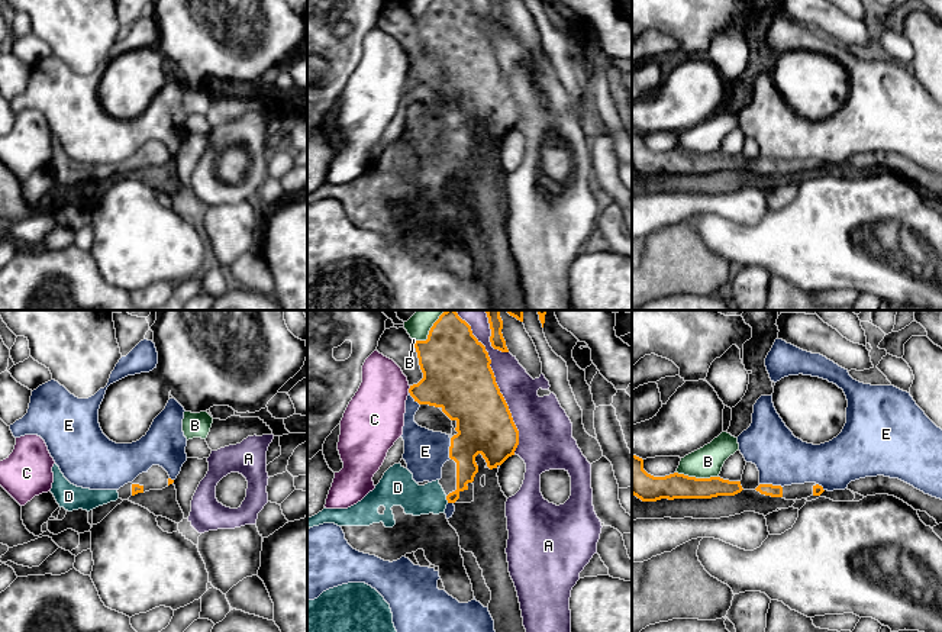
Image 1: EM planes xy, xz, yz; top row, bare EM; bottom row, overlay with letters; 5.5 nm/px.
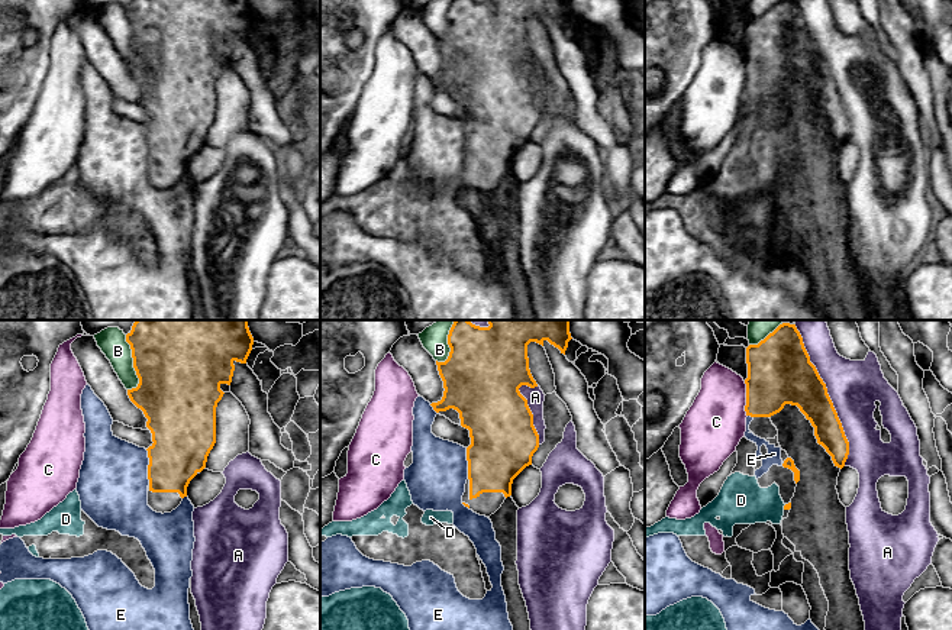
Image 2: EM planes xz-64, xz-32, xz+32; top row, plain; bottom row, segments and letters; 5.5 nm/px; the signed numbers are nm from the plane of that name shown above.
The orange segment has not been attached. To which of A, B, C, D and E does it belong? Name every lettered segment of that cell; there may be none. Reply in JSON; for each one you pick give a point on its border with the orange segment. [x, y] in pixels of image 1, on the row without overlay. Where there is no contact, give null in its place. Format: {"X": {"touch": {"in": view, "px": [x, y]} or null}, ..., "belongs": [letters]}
{"D": {"touch": {"in": "xz", "px": [447, 174]}}, "belongs": ["D"]}

